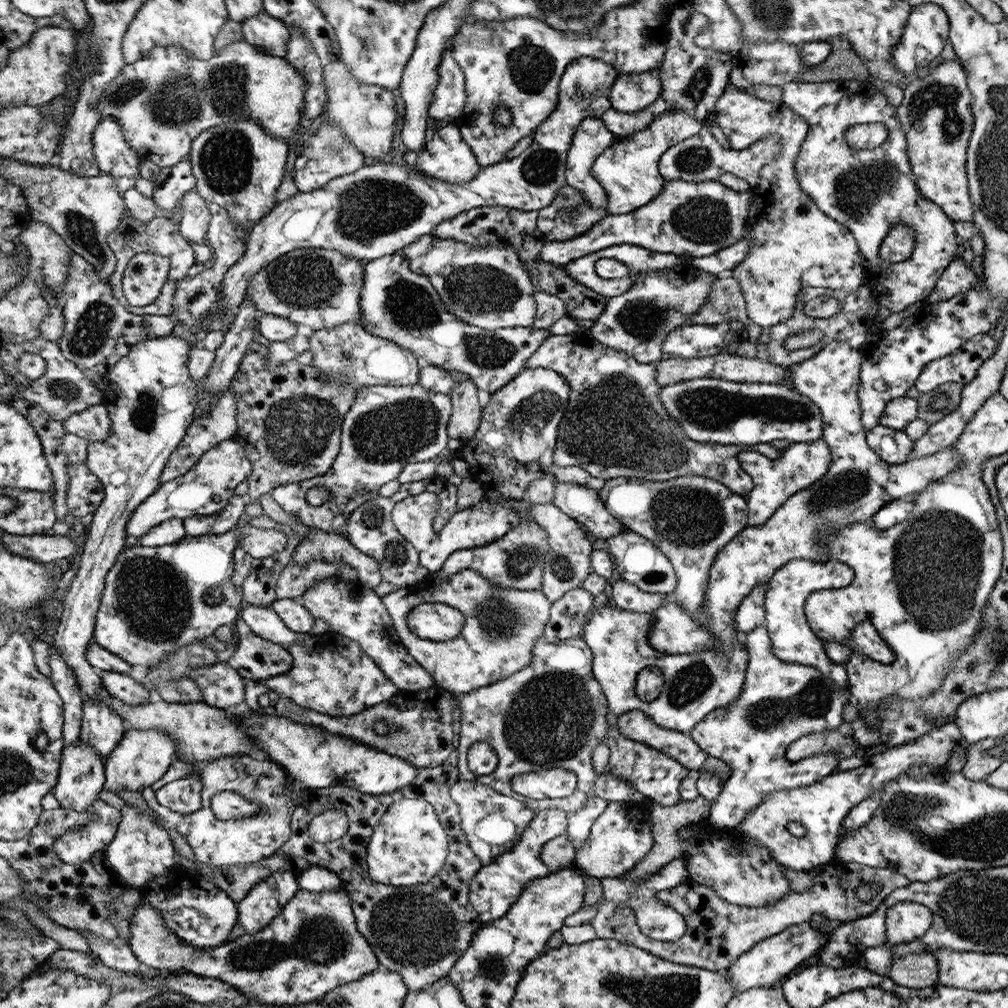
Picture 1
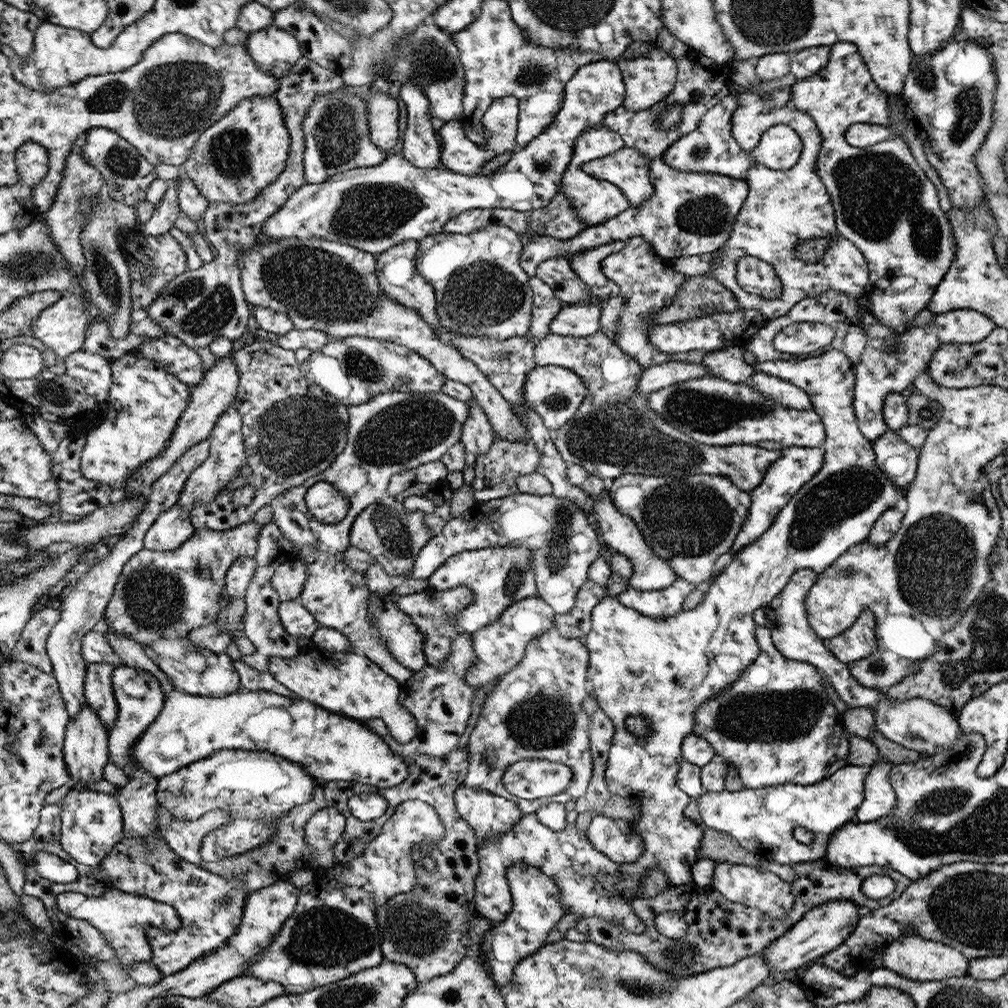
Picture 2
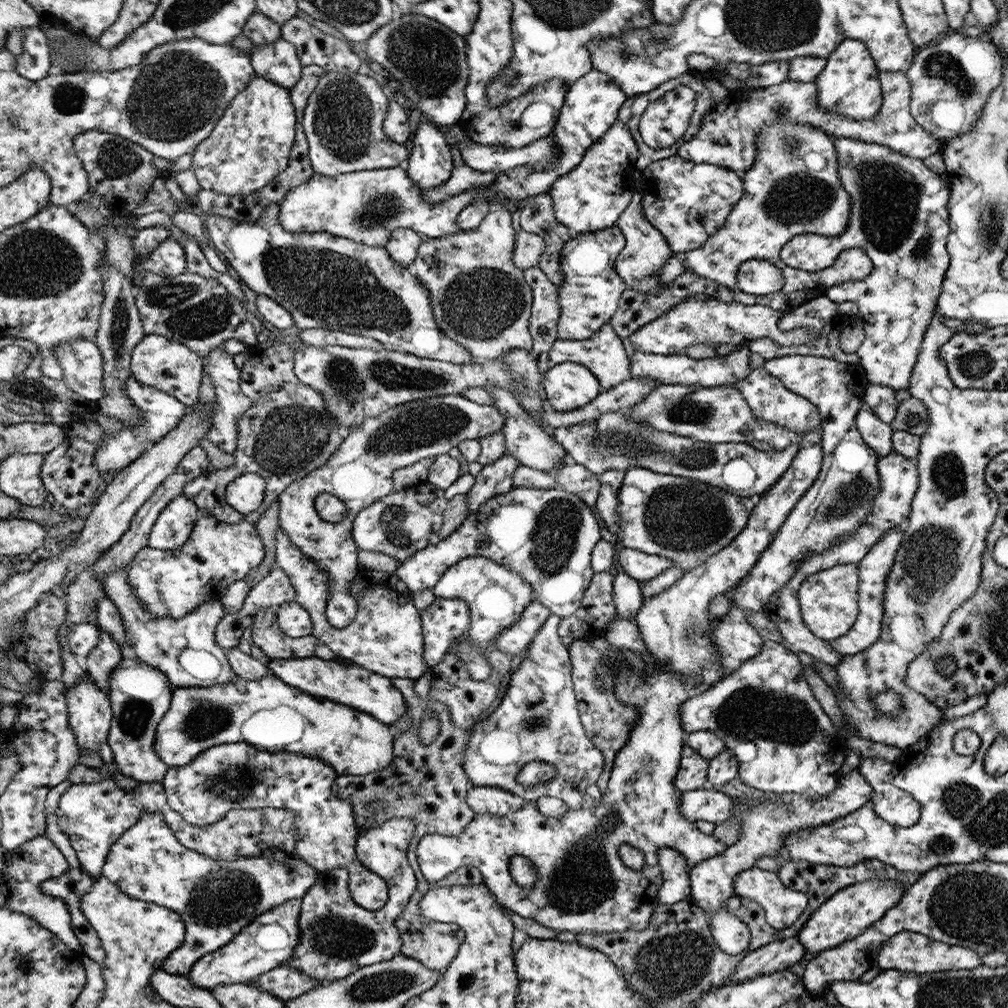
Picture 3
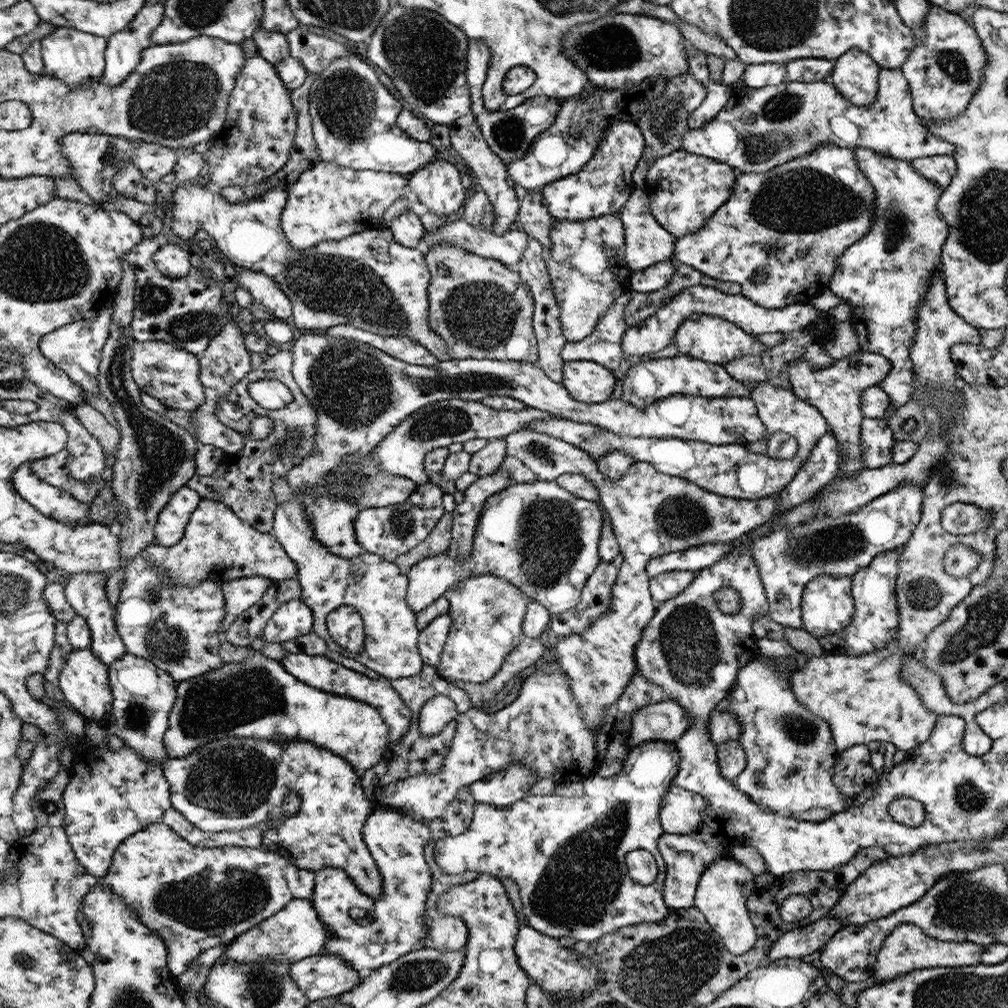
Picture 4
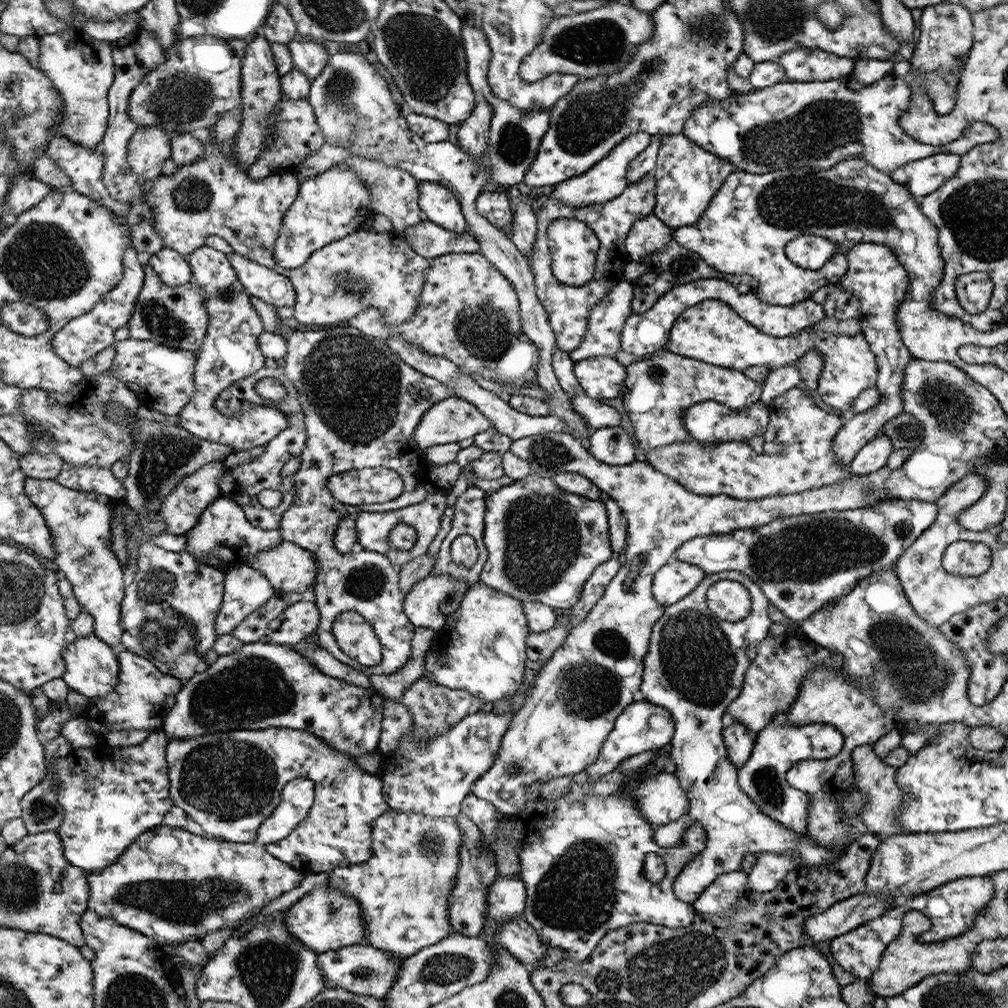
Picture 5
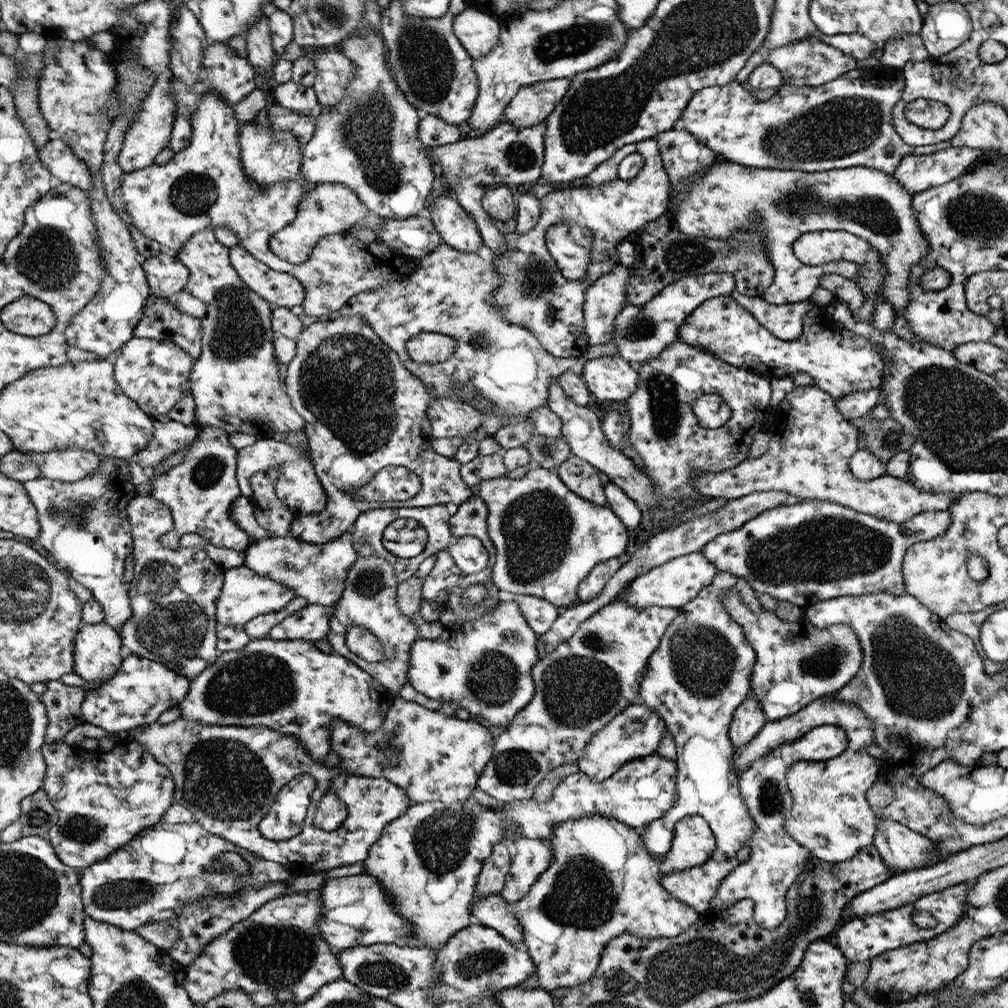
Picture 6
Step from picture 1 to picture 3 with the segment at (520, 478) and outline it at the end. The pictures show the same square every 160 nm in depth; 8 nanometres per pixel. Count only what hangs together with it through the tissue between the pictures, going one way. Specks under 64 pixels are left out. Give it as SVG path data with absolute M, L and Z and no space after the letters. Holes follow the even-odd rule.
M576 362L554 365L543 374L543 390L549 408L570 412L588 405L602 393L600 382L589 367ZM510 454L501 456L495 463L484 465L475 477L476 484L466 494L468 512L476 512L488 500L513 490L513 475L521 464Z

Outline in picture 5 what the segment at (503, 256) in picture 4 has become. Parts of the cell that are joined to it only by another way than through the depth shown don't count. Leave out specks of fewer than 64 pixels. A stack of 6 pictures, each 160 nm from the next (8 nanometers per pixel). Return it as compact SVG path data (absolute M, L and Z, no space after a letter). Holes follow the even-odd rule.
M425 219L407 228L402 236L419 255L427 259L452 252L481 252L481 244L470 230L455 233Z

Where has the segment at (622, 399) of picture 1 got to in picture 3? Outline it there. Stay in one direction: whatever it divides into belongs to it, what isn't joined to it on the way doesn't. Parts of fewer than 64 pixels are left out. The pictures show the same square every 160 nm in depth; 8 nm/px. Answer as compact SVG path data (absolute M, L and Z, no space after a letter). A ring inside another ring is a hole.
M609 324L602 326L589 339L569 341L558 337L548 351L548 358L555 365L576 362L589 367L600 382L602 392L632 378L632 360L629 358L628 345ZM624 411L602 413L592 422L573 424L567 427L555 428L553 438L563 446L567 454L576 462L585 466L593 474L600 475L606 470L628 471L640 467L656 471L658 474L668 474L682 478L690 478L698 482L710 484L726 491L722 480L724 466L728 460L744 458L752 466L752 488L736 490L739 497L756 499L759 494L772 489L781 480L782 474L789 470L793 458L800 452L799 444L787 446L781 451L760 451L747 443L712 444L698 442L684 435L655 429L648 421L637 421L624 414Z

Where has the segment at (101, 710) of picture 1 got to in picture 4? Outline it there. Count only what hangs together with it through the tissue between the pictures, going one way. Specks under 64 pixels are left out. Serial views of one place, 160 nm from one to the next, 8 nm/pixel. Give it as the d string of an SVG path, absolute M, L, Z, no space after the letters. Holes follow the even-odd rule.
M84 572L72 575L72 580L67 585L67 597L70 604L76 608L78 615L84 616L93 630L93 645L91 649L106 664L112 665L114 661L126 654L127 648L124 639L117 630L116 611L110 602L109 590L107 589L110 576L105 572Z

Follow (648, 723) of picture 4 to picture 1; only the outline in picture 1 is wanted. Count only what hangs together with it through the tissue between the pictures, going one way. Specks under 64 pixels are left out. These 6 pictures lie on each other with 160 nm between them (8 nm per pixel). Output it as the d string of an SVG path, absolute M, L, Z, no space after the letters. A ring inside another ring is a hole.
M766 626L751 630L743 639L749 664L741 696L733 704L713 710L688 732L709 756L724 761L731 768L720 796L711 804L707 819L717 831L739 826L767 794L810 786L836 771L840 752L820 753L790 762L789 746L805 734L837 729L844 722L844 706L853 702L852 691L822 676L821 670L778 657Z

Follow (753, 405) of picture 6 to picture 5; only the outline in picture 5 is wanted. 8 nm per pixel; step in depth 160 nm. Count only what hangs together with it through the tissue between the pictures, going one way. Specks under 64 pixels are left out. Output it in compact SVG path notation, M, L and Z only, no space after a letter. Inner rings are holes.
M667 349L661 350L650 357L635 361L626 367L629 374L626 377L626 392L623 397L623 406L634 427L634 434L638 439L638 452L646 452L648 449L657 449L673 442L689 441L691 436L683 425L683 414L689 406L696 405L706 400L715 400L725 403L732 410L746 410L753 402L761 400L764 386L748 378L743 371L716 366L714 363L702 362L701 359L688 358L680 354L674 354Z

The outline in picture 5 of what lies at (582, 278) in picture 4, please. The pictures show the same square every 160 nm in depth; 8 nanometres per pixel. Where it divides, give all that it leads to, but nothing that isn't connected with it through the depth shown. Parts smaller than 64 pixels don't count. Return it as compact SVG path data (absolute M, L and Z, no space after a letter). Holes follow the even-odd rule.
M648 173L637 183L630 183L624 192L605 202L593 204L584 208L574 208L559 200L544 198L544 204L537 213L537 239L533 256L527 258L532 266L536 279L537 297L549 313L549 323L553 327L557 339L557 348L566 352L576 350L585 338L589 326L589 317L593 306L599 304L618 282L624 280L623 268L631 261L626 250L625 242L638 219L652 214L657 204L656 178ZM558 218L576 218L588 224L598 237L600 246L596 253L595 274L593 279L582 286L566 286L553 276L551 267L552 257L548 246L547 230L551 222Z

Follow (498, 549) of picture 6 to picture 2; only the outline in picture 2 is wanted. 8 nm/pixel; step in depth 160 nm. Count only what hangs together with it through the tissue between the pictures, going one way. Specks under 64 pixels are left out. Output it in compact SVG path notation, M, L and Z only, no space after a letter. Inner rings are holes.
M514 493L505 498L475 504L458 518L451 518L418 554L414 568L400 576L427 579L456 554L470 550L512 546L528 548L537 568L538 596L554 610L555 615L568 614L577 605L581 586L589 580L589 569L600 552L598 534L588 524L586 512L566 498L554 494Z

